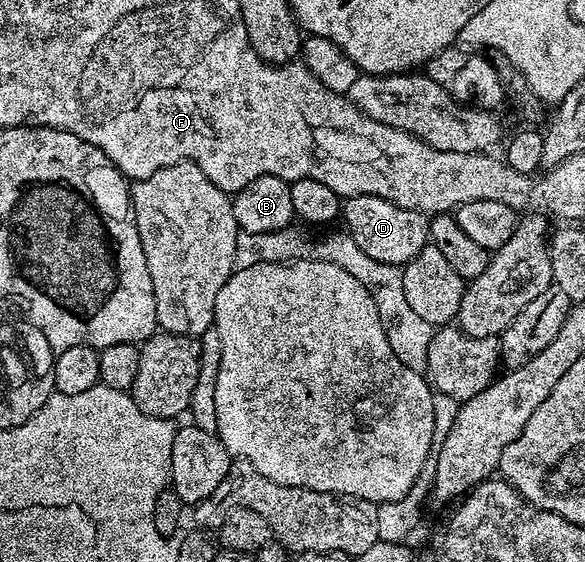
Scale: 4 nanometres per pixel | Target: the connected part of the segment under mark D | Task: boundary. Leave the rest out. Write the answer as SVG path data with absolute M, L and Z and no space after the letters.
M373 195L347 196L342 203L342 223L363 253L382 263L409 263L430 239L425 212L411 211Z

